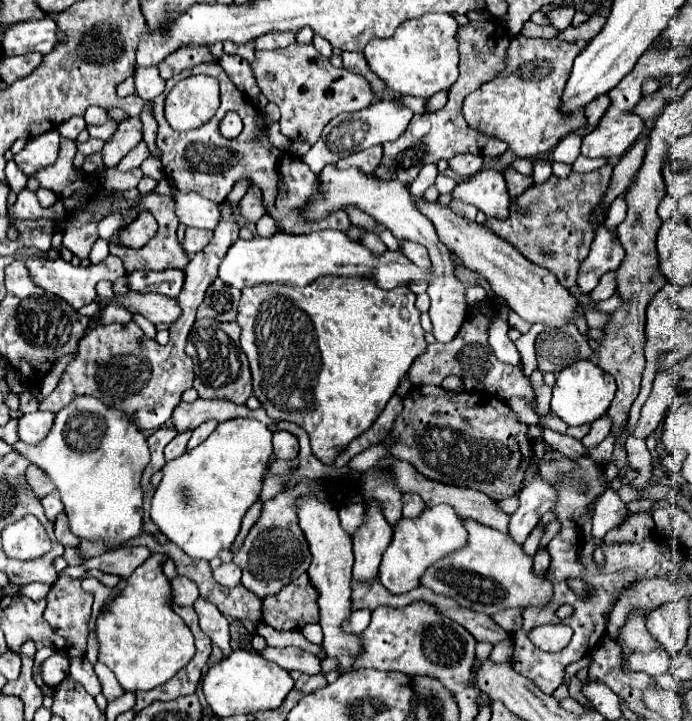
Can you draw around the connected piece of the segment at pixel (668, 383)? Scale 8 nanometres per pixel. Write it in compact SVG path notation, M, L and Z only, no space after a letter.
M664 371L660 375L656 375L652 393L646 399L646 403L644 403L642 411L640 411L640 419L638 419L636 427L634 427L634 437L646 439L656 431L658 423L666 417L674 397L676 397L674 383L676 383L676 375L670 373L670 371Z

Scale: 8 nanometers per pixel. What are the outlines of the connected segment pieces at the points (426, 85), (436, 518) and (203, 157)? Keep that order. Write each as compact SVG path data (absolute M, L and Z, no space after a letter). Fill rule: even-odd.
M428 13L424 17L404 21L388 39L370 41L364 47L368 67L398 95L432 97L438 91L448 91L458 77L458 23L450 15Z
M446 504L430 507L416 519L400 519L394 527L392 543L380 563L380 581L390 593L406 593L420 585L420 575L438 559L466 545L466 529L453 507Z
M200 63L194 69L182 71L180 75L166 81L166 91L170 91L174 87L174 83L178 83L178 81L190 77L190 75L200 75L200 73L206 73L206 75L210 75L210 77L214 77L222 83L220 107L218 107L214 119L210 119L206 125L202 125L194 131L178 133L178 131L168 127L164 113L162 113L166 93L162 93L160 97L156 97L156 101L152 101L154 103L154 119L158 123L156 147L162 153L160 155L162 167L166 171L166 175L172 177L176 189L182 191L182 193L194 191L194 193L200 193L202 197L206 197L210 201L222 203L226 199L226 195L230 193L230 189L234 187L234 183L238 183L240 179L250 179L250 183L256 183L262 189L268 215L276 217L276 221L282 225L284 231L288 231L288 233L312 233L316 229L342 229L342 231L348 229L350 221L348 221L348 215L344 211L334 211L320 221L308 221L308 219L302 217L304 207L312 201L312 197L318 189L318 179L296 157L292 157L292 173L282 173L282 159L278 157L276 149L270 145L268 137L264 137L264 131L254 125L258 109L252 105L252 101L248 97L244 97L236 89L236 85L228 79L228 75L224 73L224 69L218 63ZM228 111L238 113L242 123L244 123L242 133L234 139L224 139L218 131L220 119Z

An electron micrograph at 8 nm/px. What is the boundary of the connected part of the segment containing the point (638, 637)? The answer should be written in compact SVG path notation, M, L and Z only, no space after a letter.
M632 613L630 619L628 619L628 623L620 629L618 641L624 641L630 649L640 651L640 653L650 653L650 651L658 649L658 643L648 633L648 629L644 625L644 619L638 617L636 613Z

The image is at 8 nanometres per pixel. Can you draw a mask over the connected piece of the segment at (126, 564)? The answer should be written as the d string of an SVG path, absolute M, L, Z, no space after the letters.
M120 547L116 551L104 553L100 557L94 557L84 563L86 569L100 569L104 573L118 575L122 579L130 577L132 571L142 565L152 553L146 547Z

